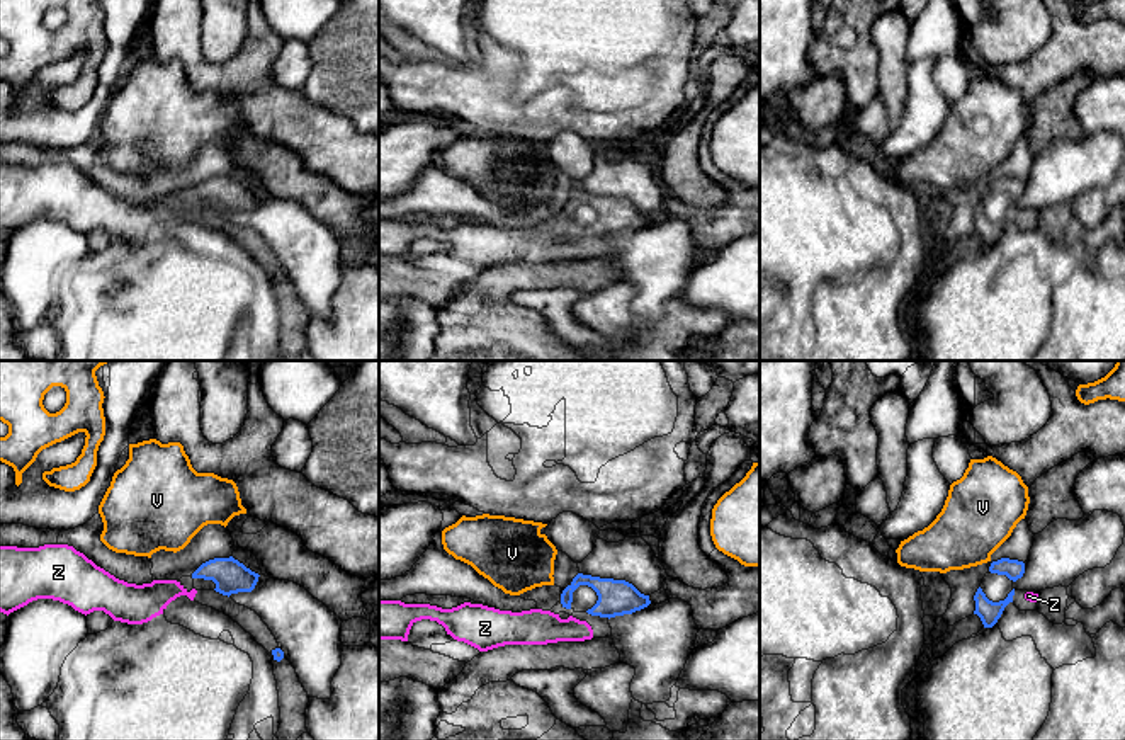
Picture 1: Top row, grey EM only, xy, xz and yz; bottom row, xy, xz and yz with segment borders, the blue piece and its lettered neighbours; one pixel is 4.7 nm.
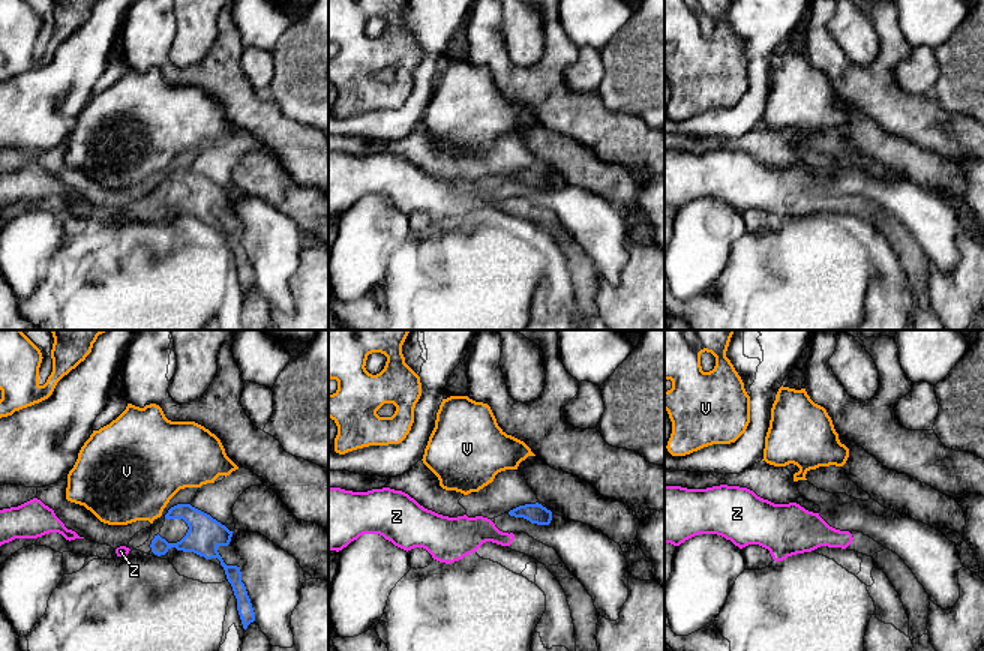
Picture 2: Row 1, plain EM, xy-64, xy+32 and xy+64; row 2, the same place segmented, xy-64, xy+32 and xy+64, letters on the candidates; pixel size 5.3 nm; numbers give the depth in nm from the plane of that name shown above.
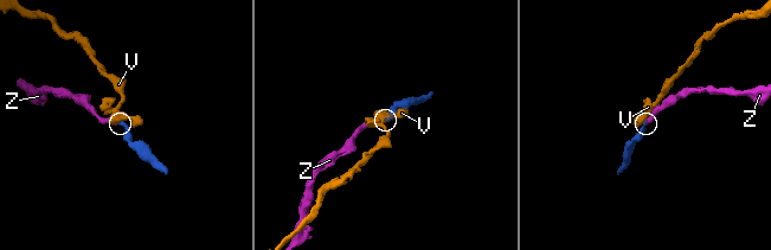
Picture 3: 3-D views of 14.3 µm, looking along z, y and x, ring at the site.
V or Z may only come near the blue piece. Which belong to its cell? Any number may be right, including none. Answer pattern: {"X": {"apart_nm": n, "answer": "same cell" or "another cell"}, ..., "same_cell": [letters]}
{"V": {"apart_nm": 20, "answer": "another cell"}, "Z": {"apart_nm": 40, "answer": "same cell"}, "same_cell": ["Z"]}

